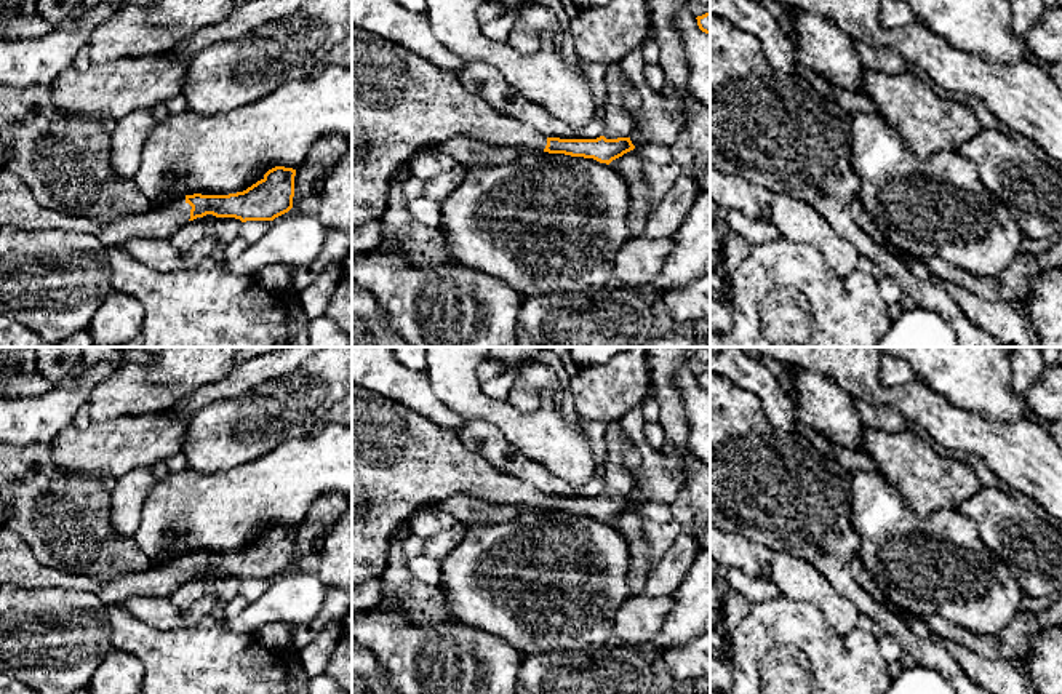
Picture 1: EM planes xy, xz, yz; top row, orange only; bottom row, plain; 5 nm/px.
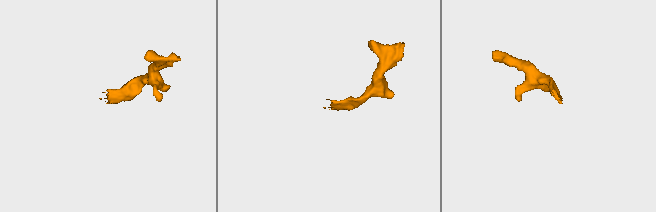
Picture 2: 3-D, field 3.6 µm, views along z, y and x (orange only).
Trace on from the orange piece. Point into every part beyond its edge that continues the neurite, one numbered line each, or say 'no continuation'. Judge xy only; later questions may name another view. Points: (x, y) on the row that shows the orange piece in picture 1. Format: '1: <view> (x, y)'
1: xy (18, 207)

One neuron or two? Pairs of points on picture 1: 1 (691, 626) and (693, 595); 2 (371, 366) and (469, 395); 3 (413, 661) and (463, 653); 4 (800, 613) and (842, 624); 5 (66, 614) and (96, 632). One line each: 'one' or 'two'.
1: one
2: two
3: one
4: two
5: one

